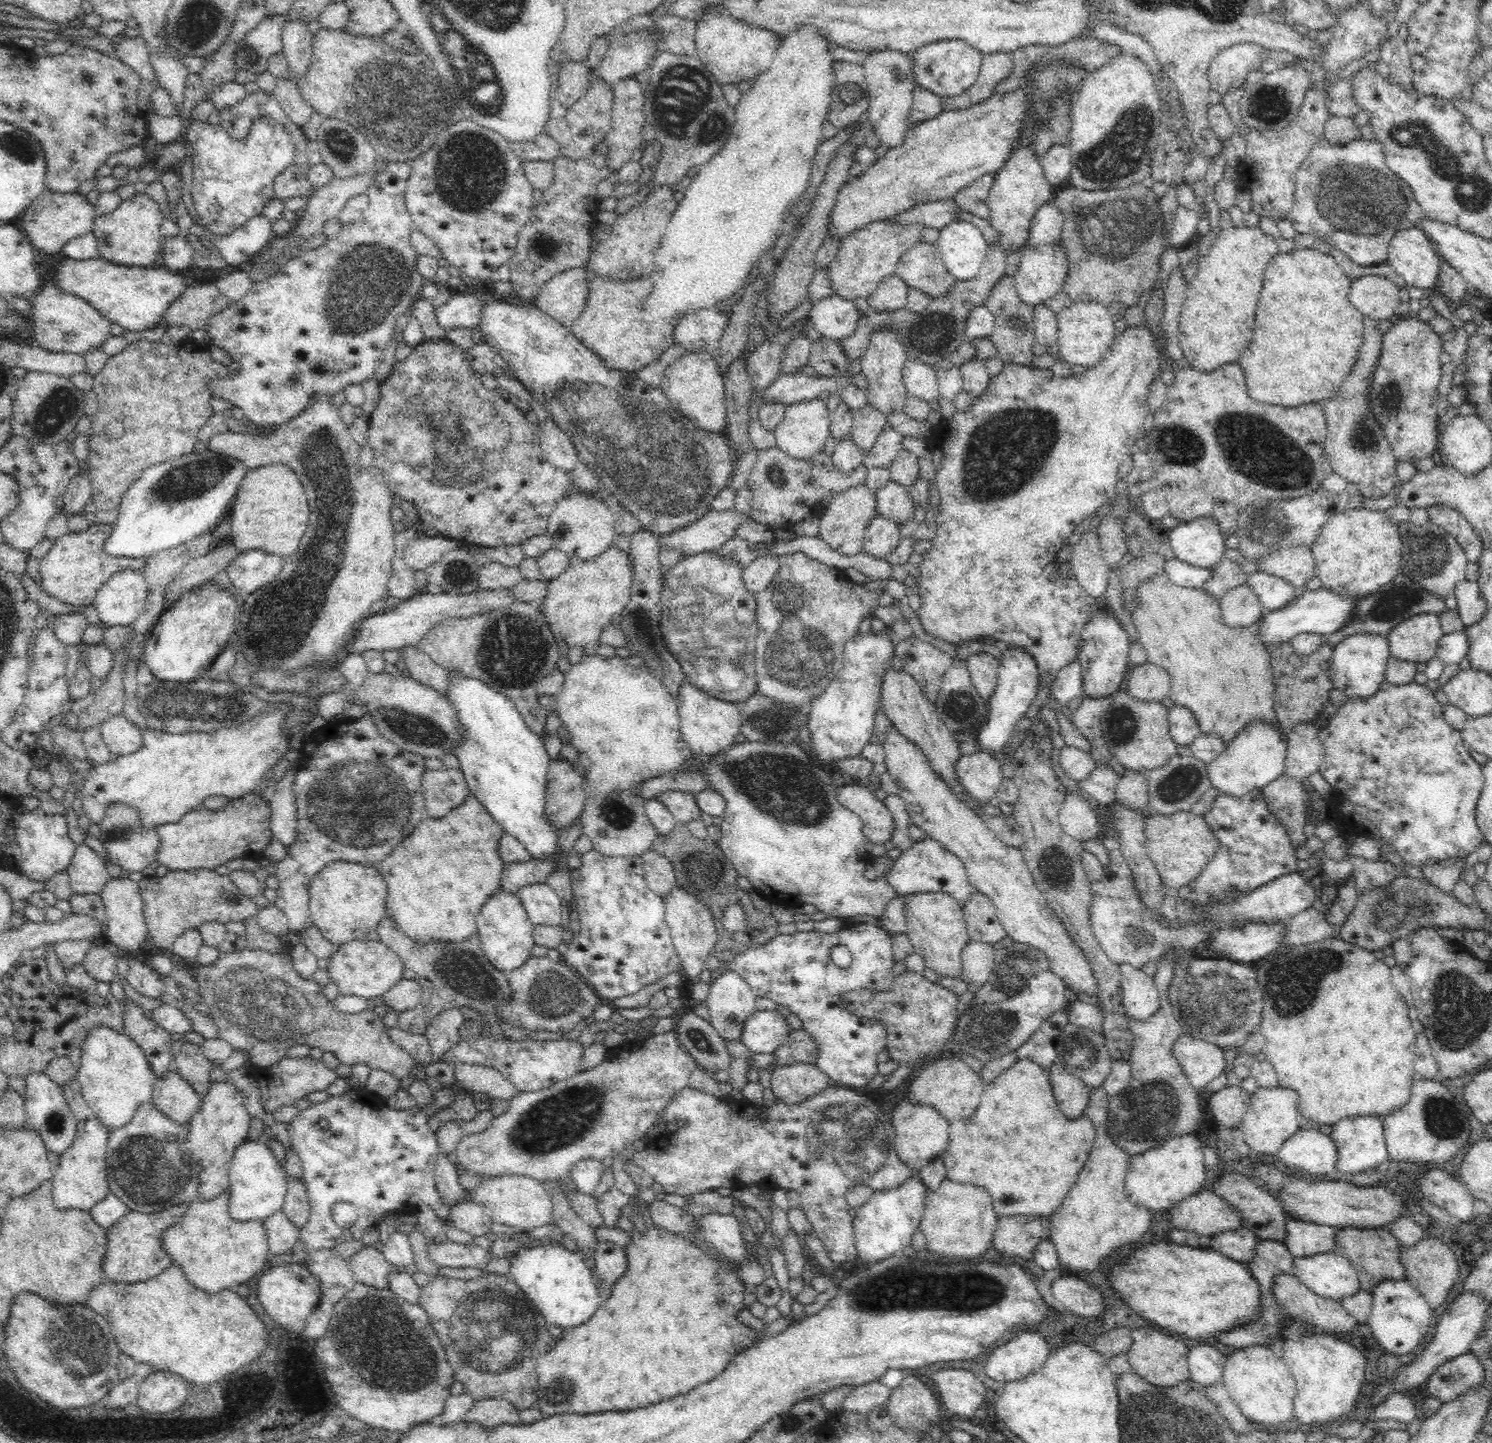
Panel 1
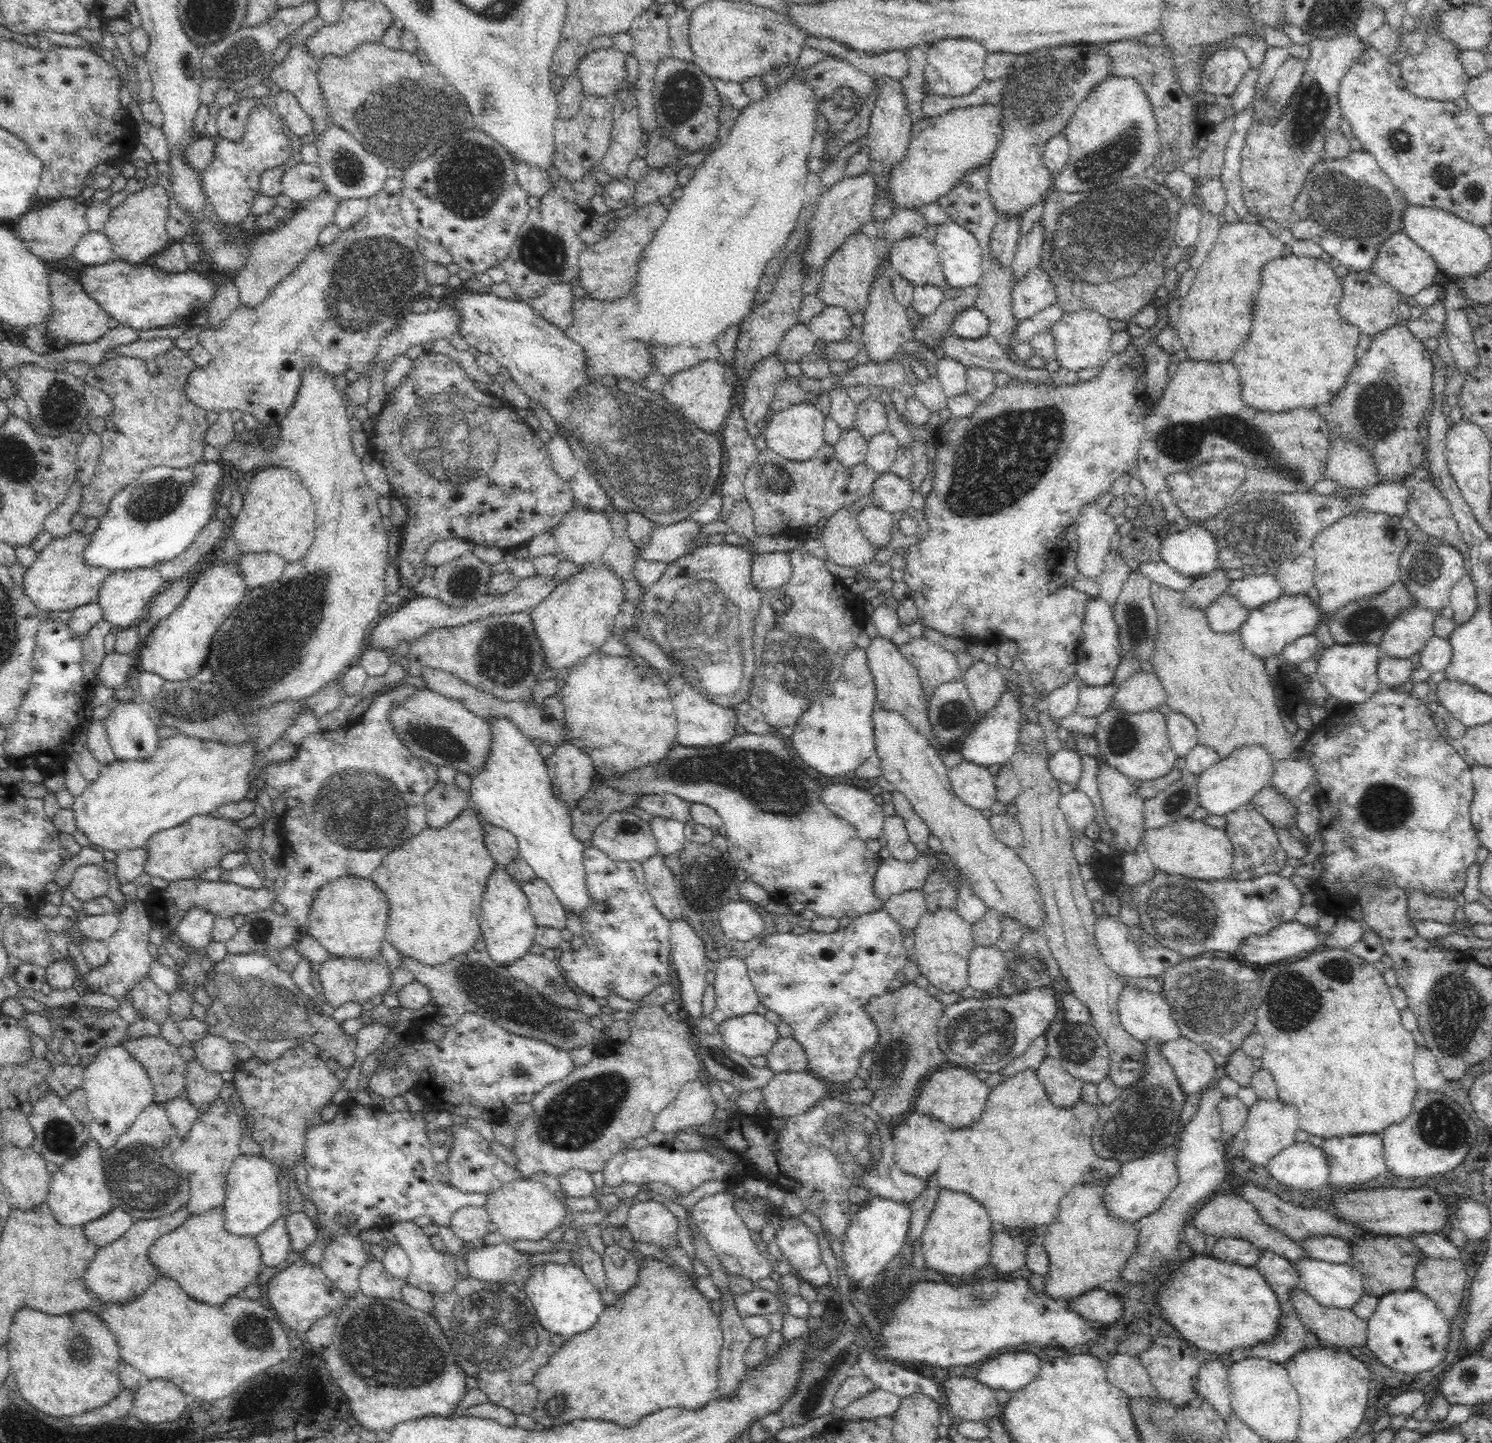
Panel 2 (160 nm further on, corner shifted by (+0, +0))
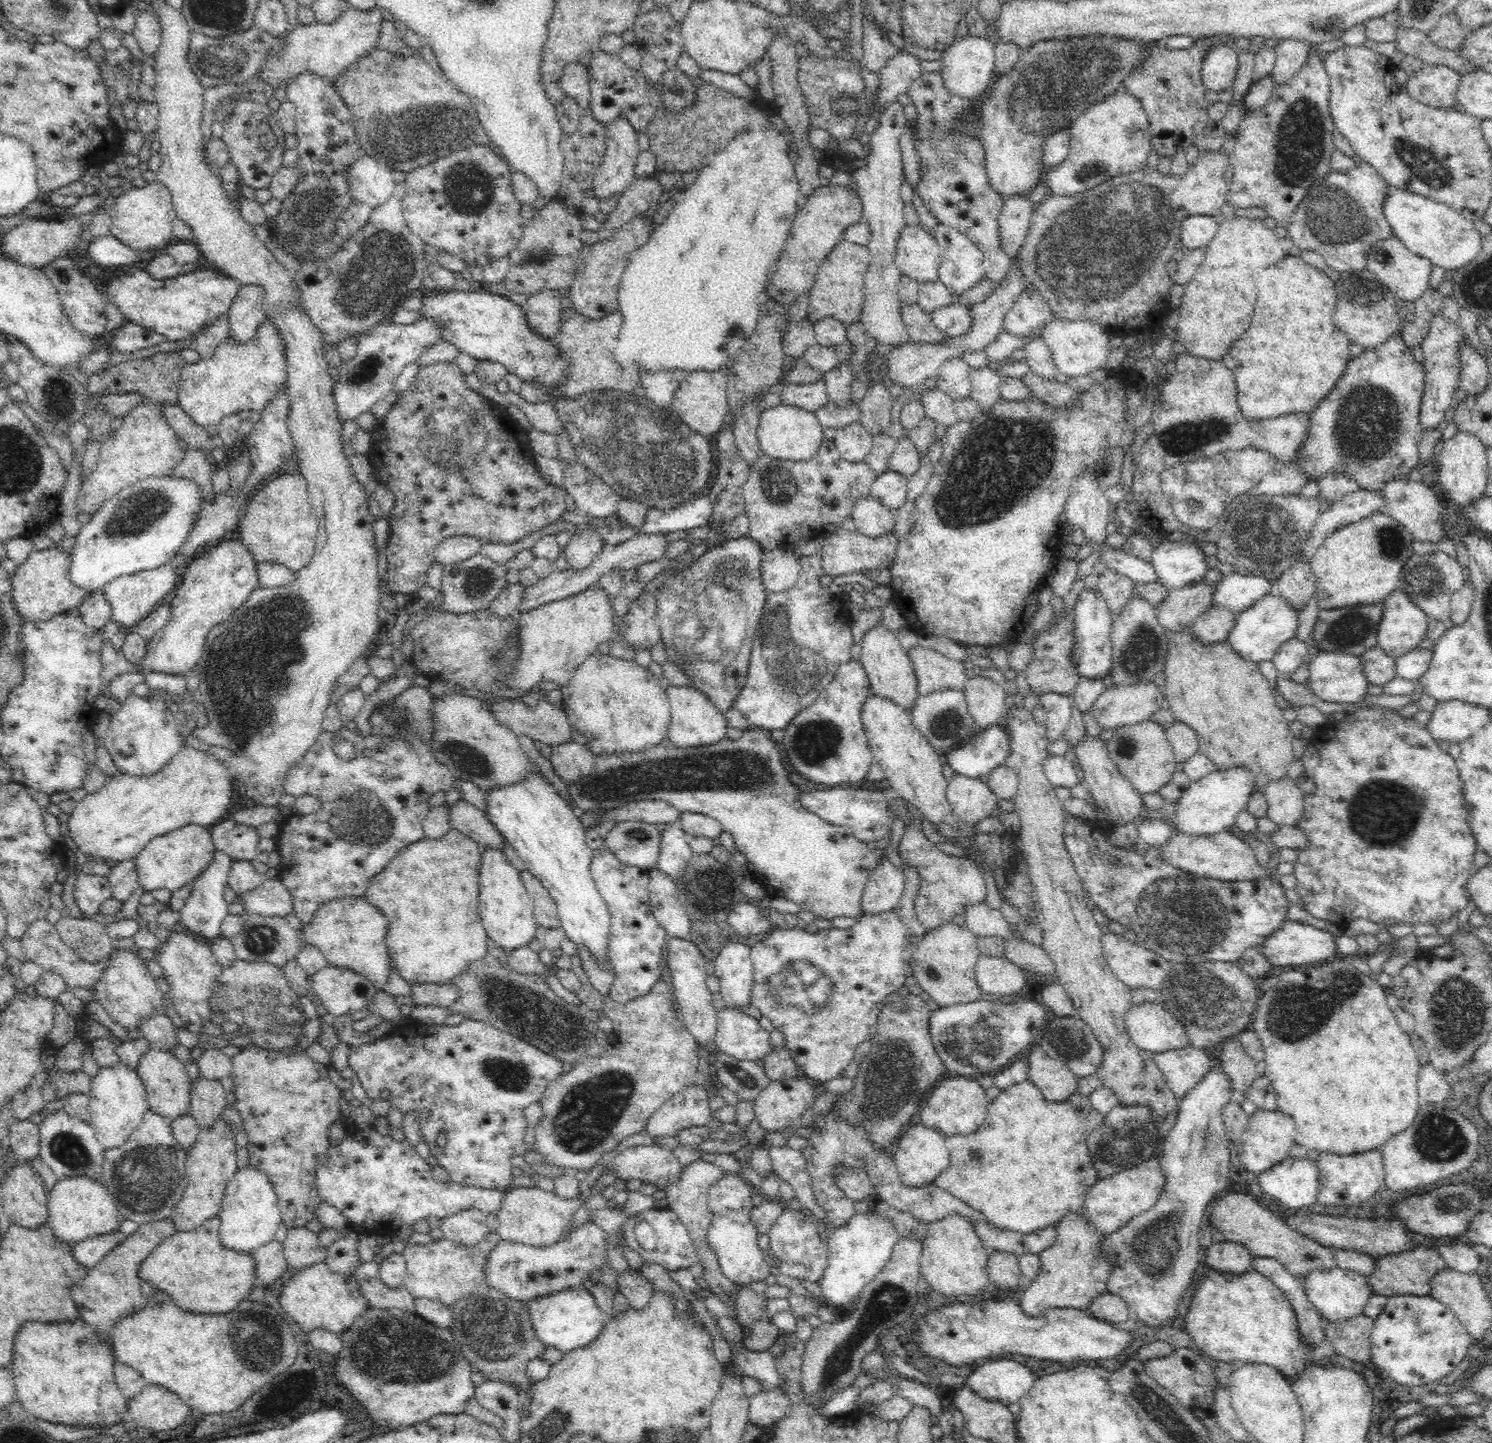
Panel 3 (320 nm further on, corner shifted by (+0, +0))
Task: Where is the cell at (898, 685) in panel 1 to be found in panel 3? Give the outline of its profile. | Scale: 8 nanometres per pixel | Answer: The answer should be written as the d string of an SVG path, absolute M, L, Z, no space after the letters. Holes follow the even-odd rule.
M879 623L876 628L868 630L861 642L862 656L860 661L866 671L869 684L874 695L889 698L891 702L898 704L901 708L911 710L916 704L917 678L912 661L907 652L902 648L894 632L887 630L886 626Z

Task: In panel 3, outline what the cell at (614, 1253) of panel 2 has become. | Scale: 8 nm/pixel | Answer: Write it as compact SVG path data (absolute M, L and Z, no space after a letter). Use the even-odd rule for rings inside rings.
M631 1267L624 1272L618 1272L617 1288L627 1298L629 1306L636 1310L642 1310L648 1306L652 1298L653 1284L644 1278L644 1275Z

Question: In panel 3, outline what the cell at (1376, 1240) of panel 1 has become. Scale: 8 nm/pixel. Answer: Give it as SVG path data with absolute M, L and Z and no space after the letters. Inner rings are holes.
M1412 1244L1410 1248L1398 1254L1382 1254L1382 1256L1374 1257L1374 1261L1376 1261L1374 1272L1366 1276L1368 1284L1372 1287L1374 1294L1387 1297L1396 1296L1396 1294L1430 1295L1433 1276L1449 1267L1436 1249L1427 1248L1421 1244Z

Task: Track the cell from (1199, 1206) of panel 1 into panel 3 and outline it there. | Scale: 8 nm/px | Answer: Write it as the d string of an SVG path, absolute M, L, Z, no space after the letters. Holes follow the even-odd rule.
M1235 1188L1225 1192L1209 1204L1210 1216L1206 1222L1217 1228L1226 1241L1243 1244L1254 1257L1275 1258L1282 1266L1294 1276L1303 1279L1312 1270L1330 1270L1336 1267L1332 1247L1322 1244L1306 1237L1302 1233L1292 1229L1282 1218L1263 1209L1250 1194L1239 1194Z

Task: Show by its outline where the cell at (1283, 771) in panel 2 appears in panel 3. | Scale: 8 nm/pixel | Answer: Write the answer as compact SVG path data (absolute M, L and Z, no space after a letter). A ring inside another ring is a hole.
M1289 775L1268 782L1262 791L1268 803L1266 818L1278 826L1294 826L1298 822L1304 810L1304 792Z

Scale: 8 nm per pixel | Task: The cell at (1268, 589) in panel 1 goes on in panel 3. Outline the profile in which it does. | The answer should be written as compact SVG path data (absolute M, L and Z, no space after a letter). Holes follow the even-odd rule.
M1243 572L1228 574L1215 586L1213 605L1229 609L1235 614L1250 608L1260 598L1275 593L1275 587L1264 576Z

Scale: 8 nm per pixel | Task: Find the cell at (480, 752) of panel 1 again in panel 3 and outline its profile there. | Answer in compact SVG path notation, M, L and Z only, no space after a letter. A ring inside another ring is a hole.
M540 771L528 772L520 782L512 784L512 786L500 786L500 788L486 790L486 816L488 820L495 824L509 846L514 848L514 851L526 864L526 869L546 887L557 904L561 922L560 928L576 944L576 948L586 946L599 967L614 974L612 965L606 963L610 962L608 959L608 932L610 932L608 905L600 896L594 877L591 875L590 860L592 860L593 850L587 846L586 830L572 809L568 801L558 795L554 786L543 777Z

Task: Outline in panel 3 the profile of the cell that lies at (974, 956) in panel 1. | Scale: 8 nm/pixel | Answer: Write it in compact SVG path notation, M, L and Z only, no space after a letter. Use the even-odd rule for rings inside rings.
M980 954L976 962L974 976L983 993L1008 995L1020 992L1027 984L1022 968L1006 957L984 956Z

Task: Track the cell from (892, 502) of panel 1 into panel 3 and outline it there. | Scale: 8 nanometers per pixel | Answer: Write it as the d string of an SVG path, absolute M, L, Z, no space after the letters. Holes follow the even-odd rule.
M888 470L874 479L869 496L896 512L907 499L907 490L907 478L896 471Z

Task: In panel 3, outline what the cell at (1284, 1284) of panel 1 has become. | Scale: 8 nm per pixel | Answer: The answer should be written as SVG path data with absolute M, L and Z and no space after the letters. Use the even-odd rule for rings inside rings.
M1364 1314L1344 1320L1340 1324L1332 1324L1329 1320L1322 1319L1322 1328L1335 1348L1335 1354L1356 1362L1371 1360L1370 1336L1373 1326L1374 1319Z

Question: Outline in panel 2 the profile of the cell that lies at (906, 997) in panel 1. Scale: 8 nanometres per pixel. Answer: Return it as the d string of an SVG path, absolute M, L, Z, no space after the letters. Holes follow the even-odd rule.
M909 981L895 991L888 990L880 996L872 996L864 1004L864 1011L879 1030L878 1044L871 1050L874 1055L874 1064L868 1069L870 1076L866 1080L868 1083L866 1089L872 1091L873 1098L870 1100L869 1106L878 1113L882 1123L890 1124L894 1118L906 1114L919 1092L918 1088L923 1083L923 1079L928 1078L947 1064L937 1040L937 1022L945 1011L945 1006L938 1001L936 996L928 995L926 989L918 987L913 981Z

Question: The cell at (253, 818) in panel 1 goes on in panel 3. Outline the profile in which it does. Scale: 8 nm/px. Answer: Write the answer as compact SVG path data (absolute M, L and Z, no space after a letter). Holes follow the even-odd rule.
M192 823L152 838L135 859L139 886L148 892L156 888L166 888L172 893L202 874L216 852L210 829L211 827Z

